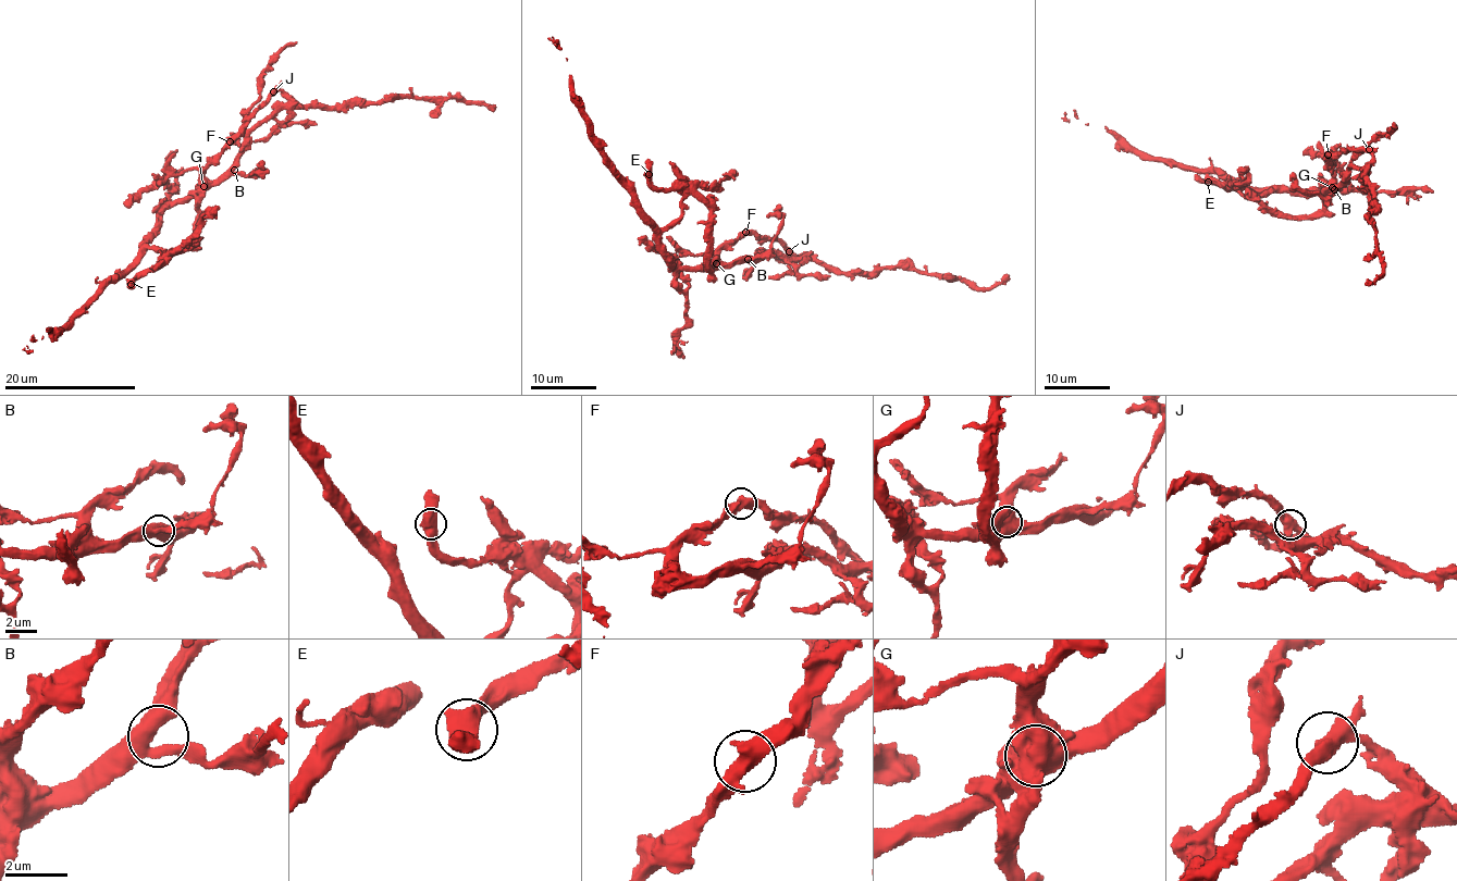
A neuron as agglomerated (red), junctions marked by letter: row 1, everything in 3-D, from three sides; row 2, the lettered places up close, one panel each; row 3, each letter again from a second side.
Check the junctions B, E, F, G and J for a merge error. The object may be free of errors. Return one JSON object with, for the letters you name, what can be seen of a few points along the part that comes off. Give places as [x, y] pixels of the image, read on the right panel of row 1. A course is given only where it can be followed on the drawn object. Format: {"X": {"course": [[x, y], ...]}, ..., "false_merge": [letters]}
{"G": {"course": [[1331, 187], [1326, 206], [1307, 219], [1278, 216], [1235, 187], [1201, 183], [1195, 174]]}, "false_merge": ["G"]}

